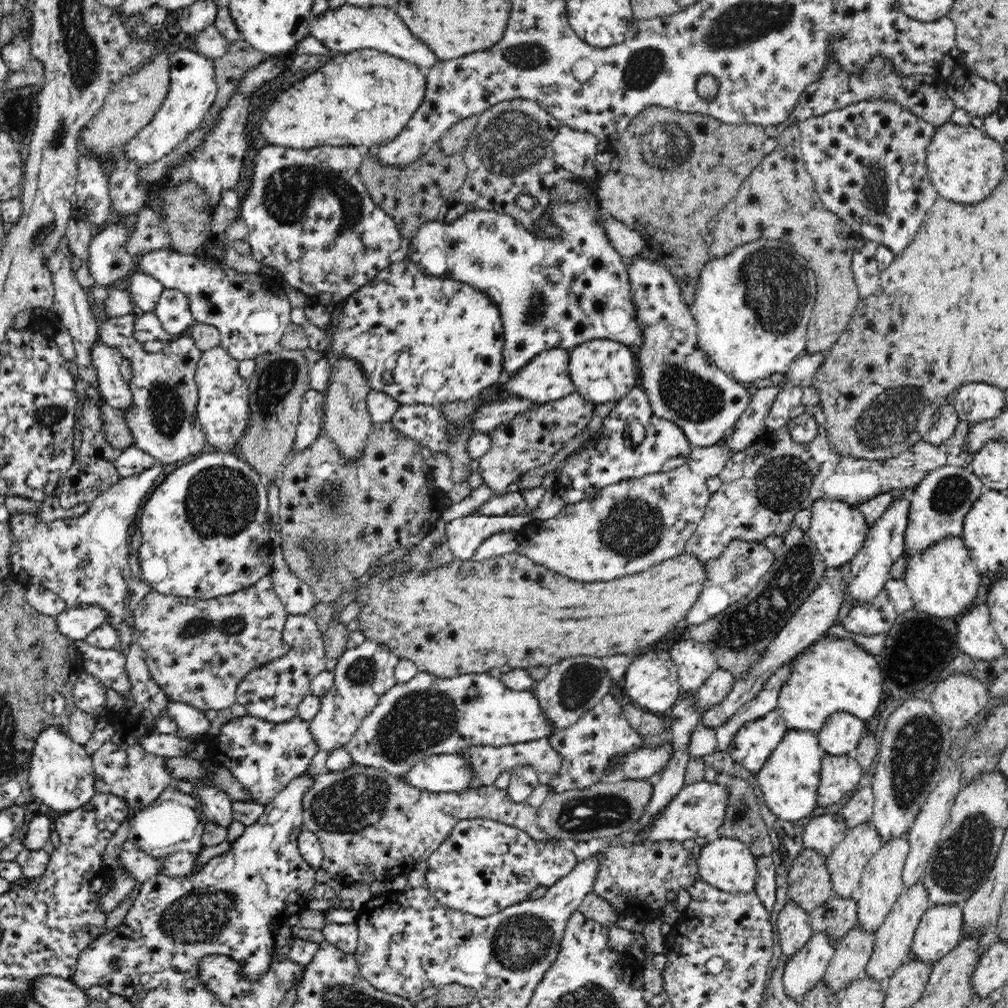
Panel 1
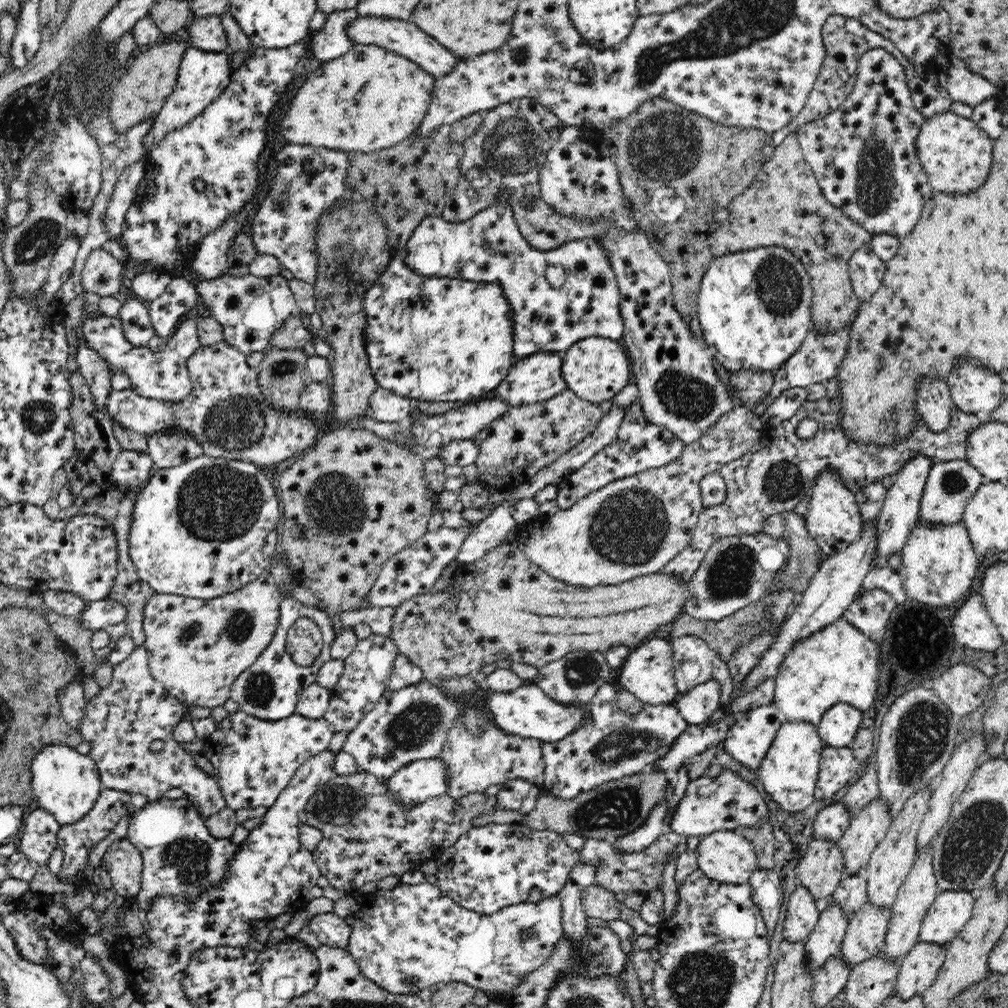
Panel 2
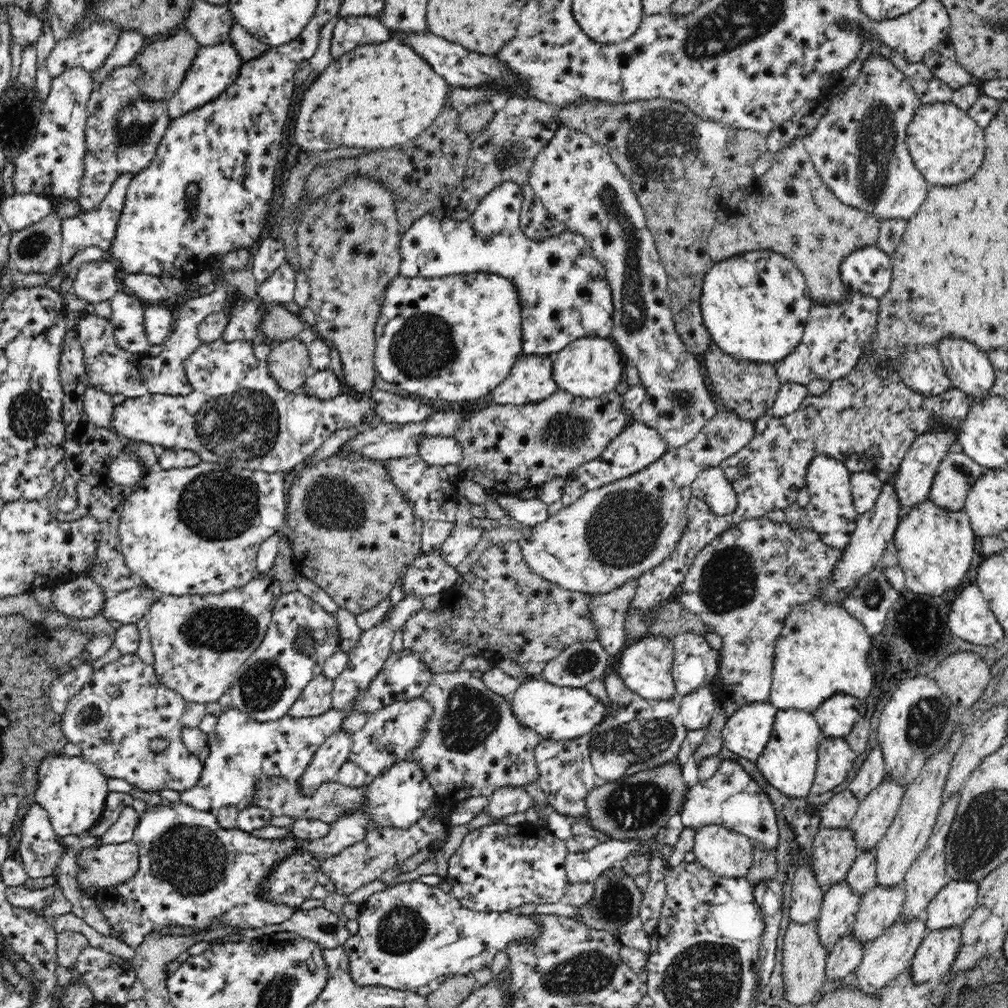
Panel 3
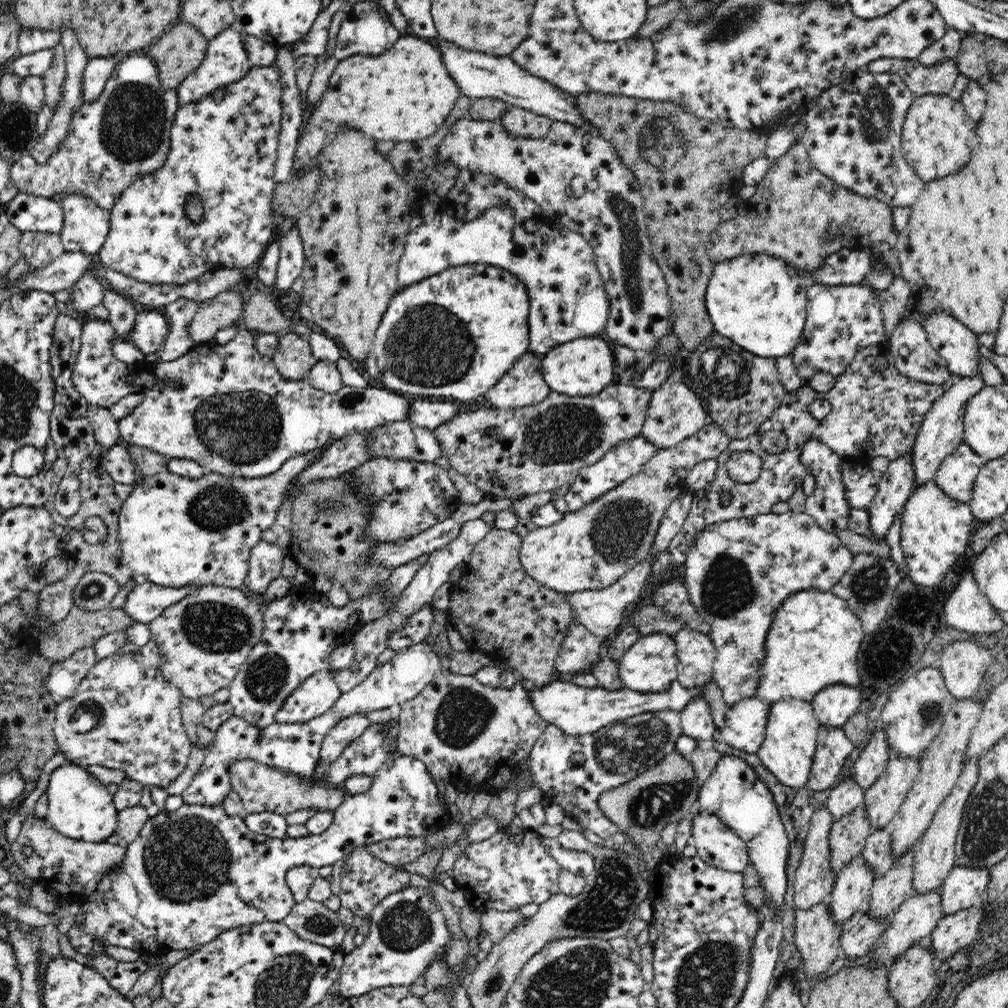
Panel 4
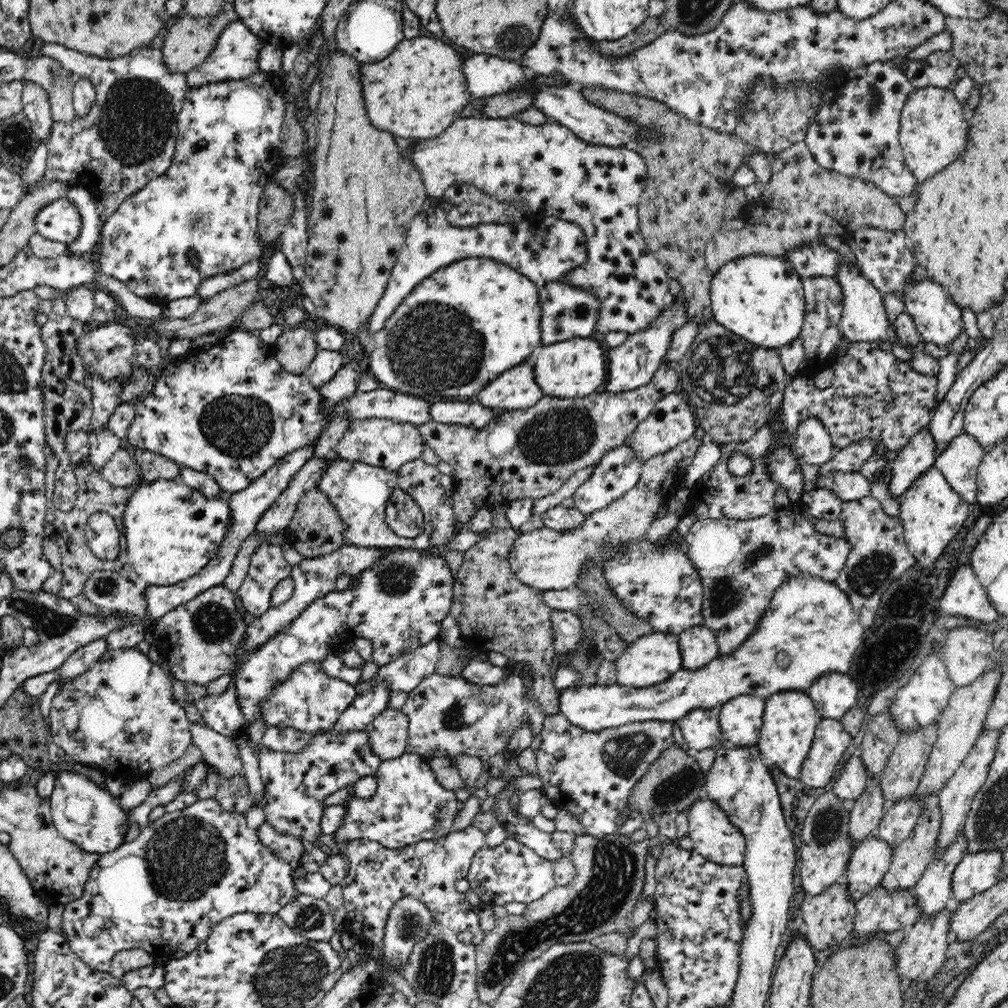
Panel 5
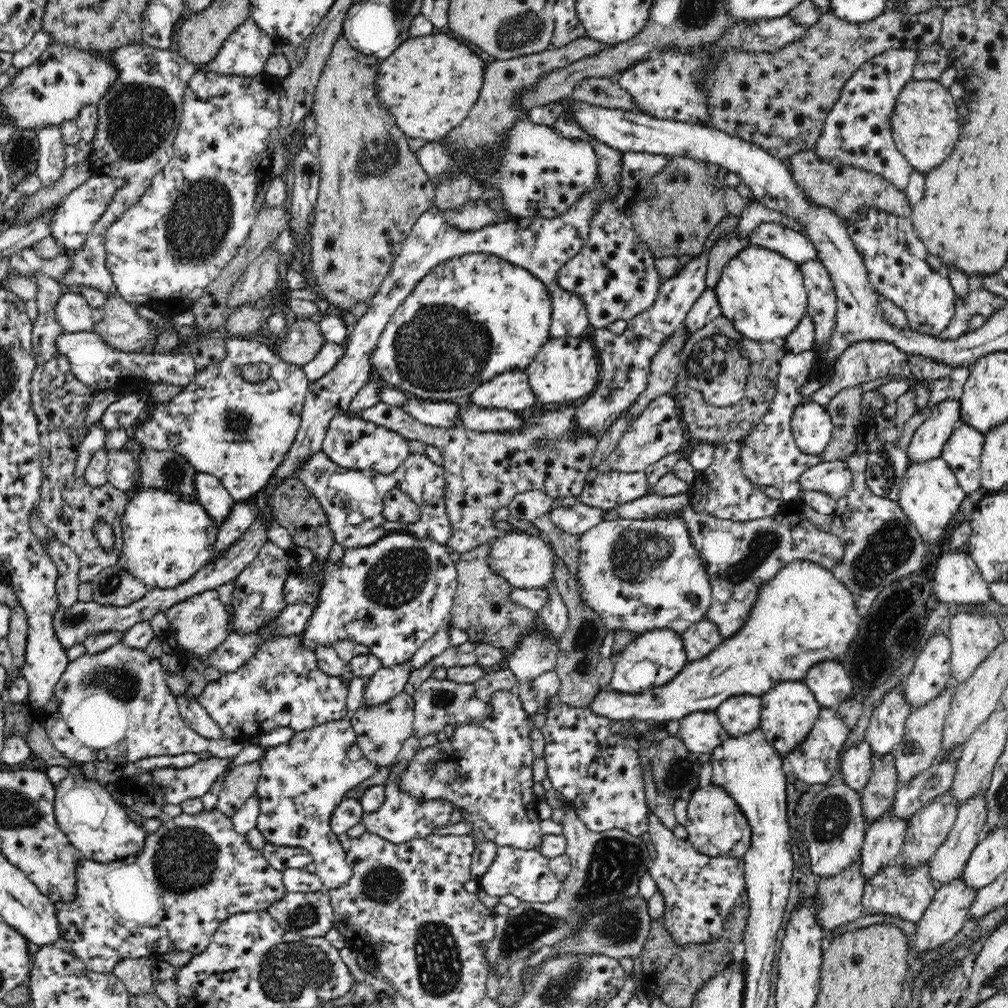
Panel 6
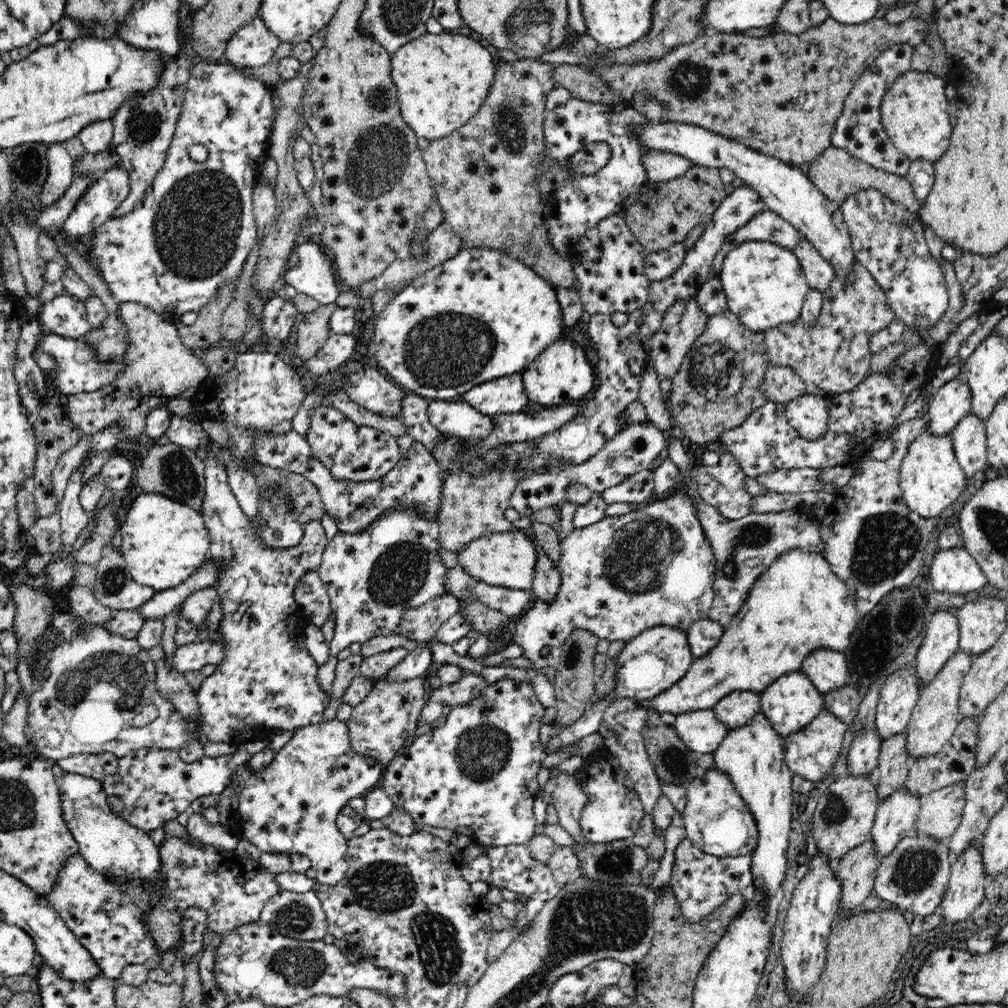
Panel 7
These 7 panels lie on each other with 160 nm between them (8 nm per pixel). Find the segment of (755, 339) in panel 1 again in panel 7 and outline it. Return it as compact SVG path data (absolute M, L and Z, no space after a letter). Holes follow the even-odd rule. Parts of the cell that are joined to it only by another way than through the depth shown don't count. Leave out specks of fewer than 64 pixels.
M748 241L739 243L723 259L718 279L726 295L727 310L734 313L748 330L766 334L772 329L794 322L801 316L806 295L811 289L797 256L792 251L770 242Z

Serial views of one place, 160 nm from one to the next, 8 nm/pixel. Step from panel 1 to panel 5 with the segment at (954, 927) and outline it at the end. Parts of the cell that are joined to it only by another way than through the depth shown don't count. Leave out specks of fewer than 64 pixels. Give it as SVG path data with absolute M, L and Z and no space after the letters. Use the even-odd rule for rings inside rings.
M976 852L964 855L952 873L951 902L954 906L990 890L994 884L1006 878L1002 855L1001 852Z

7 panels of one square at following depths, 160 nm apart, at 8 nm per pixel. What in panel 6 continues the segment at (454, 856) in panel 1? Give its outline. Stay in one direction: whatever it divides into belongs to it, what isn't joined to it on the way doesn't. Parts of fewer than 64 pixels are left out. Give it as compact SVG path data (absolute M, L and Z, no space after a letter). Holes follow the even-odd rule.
M510 846L498 848L496 857L488 871L476 880L480 891L490 897L502 897L512 894L520 902L548 903L556 899L561 883L549 868L549 859L537 850L521 850Z

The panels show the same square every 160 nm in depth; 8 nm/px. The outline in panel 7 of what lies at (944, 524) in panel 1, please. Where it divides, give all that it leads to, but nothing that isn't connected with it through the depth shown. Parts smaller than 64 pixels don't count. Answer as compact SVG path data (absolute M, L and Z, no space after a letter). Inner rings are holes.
M970 413L951 430L954 457L966 480L986 468L987 431L985 421Z

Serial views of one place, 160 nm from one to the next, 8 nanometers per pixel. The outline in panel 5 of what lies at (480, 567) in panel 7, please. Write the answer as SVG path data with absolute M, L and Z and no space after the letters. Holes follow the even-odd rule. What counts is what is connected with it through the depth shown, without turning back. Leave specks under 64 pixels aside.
M697 434L669 452L645 460L636 486L629 488L620 498L612 500L607 508L586 516L580 527L568 532L544 527L520 533L509 556L516 578L542 592L570 589L583 581L587 574L585 570L590 565L603 568L603 564L610 559L621 557L632 543L644 540L648 527L656 520L658 512L667 506L666 502L681 483L685 468L692 464L700 446L708 444L709 440L705 435Z

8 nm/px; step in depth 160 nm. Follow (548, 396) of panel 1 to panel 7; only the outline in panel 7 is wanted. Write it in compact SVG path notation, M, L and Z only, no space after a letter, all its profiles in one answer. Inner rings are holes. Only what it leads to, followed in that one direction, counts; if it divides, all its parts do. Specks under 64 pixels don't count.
M520 374L476 385L461 400L490 418L503 413L523 412L529 404Z

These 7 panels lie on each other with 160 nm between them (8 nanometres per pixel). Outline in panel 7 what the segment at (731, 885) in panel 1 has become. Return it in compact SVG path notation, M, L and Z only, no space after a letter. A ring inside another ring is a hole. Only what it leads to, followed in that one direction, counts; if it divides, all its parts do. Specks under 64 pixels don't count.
M712 769L702 778L696 777L687 786L687 803L683 820L687 837L696 847L718 857L751 855L758 844L758 829L754 815L726 773Z

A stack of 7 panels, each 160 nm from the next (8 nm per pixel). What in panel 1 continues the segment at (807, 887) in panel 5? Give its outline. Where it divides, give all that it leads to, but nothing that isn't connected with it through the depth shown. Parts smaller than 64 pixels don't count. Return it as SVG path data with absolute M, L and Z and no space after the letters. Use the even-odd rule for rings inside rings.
M792 900L779 912L777 925L781 951L786 959L804 948L813 935L808 914Z

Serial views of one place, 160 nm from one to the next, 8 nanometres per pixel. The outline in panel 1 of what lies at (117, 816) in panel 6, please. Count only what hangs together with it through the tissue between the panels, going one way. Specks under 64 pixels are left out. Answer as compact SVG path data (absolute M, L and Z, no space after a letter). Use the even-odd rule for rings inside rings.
M47 726L40 732L29 762L30 790L40 803L56 811L57 815L72 812L94 796L95 782L93 760L84 746L56 726Z

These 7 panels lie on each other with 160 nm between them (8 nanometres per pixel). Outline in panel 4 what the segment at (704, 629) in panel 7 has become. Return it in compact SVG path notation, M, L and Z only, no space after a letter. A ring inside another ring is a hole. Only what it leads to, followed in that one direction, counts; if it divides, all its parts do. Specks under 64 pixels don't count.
M683 628L673 636L677 648L677 681L684 688L697 689L713 680L713 665L716 649L712 639L701 632Z

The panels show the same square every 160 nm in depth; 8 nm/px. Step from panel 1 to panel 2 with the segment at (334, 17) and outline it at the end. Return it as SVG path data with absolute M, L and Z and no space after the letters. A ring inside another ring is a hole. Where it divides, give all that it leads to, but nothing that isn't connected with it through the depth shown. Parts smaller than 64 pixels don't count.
M360 16L348 26L346 30L348 39L353 45L374 45L384 48L397 55L404 56L416 63L422 70L434 76L448 74L458 57L452 55L448 49L436 40L432 40L426 32L422 32L413 22L388 18L386 16Z

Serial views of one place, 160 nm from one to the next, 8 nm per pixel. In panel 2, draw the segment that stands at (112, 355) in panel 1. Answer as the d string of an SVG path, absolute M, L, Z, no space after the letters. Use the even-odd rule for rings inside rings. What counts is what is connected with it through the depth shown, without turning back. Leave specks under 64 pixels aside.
M222 340L209 347L200 347L188 359L188 371L192 380L193 390L184 402L169 404L160 400L148 400L137 396L131 389L110 391L108 403L105 405L106 414L114 421L140 435L154 435L168 431L168 428L192 433L204 448L204 455L228 460L248 460L260 466L284 463L288 458L300 457L316 442L318 426L310 420L301 418L297 412L279 412L275 410L258 387L258 372L248 366L246 355L236 347Z

